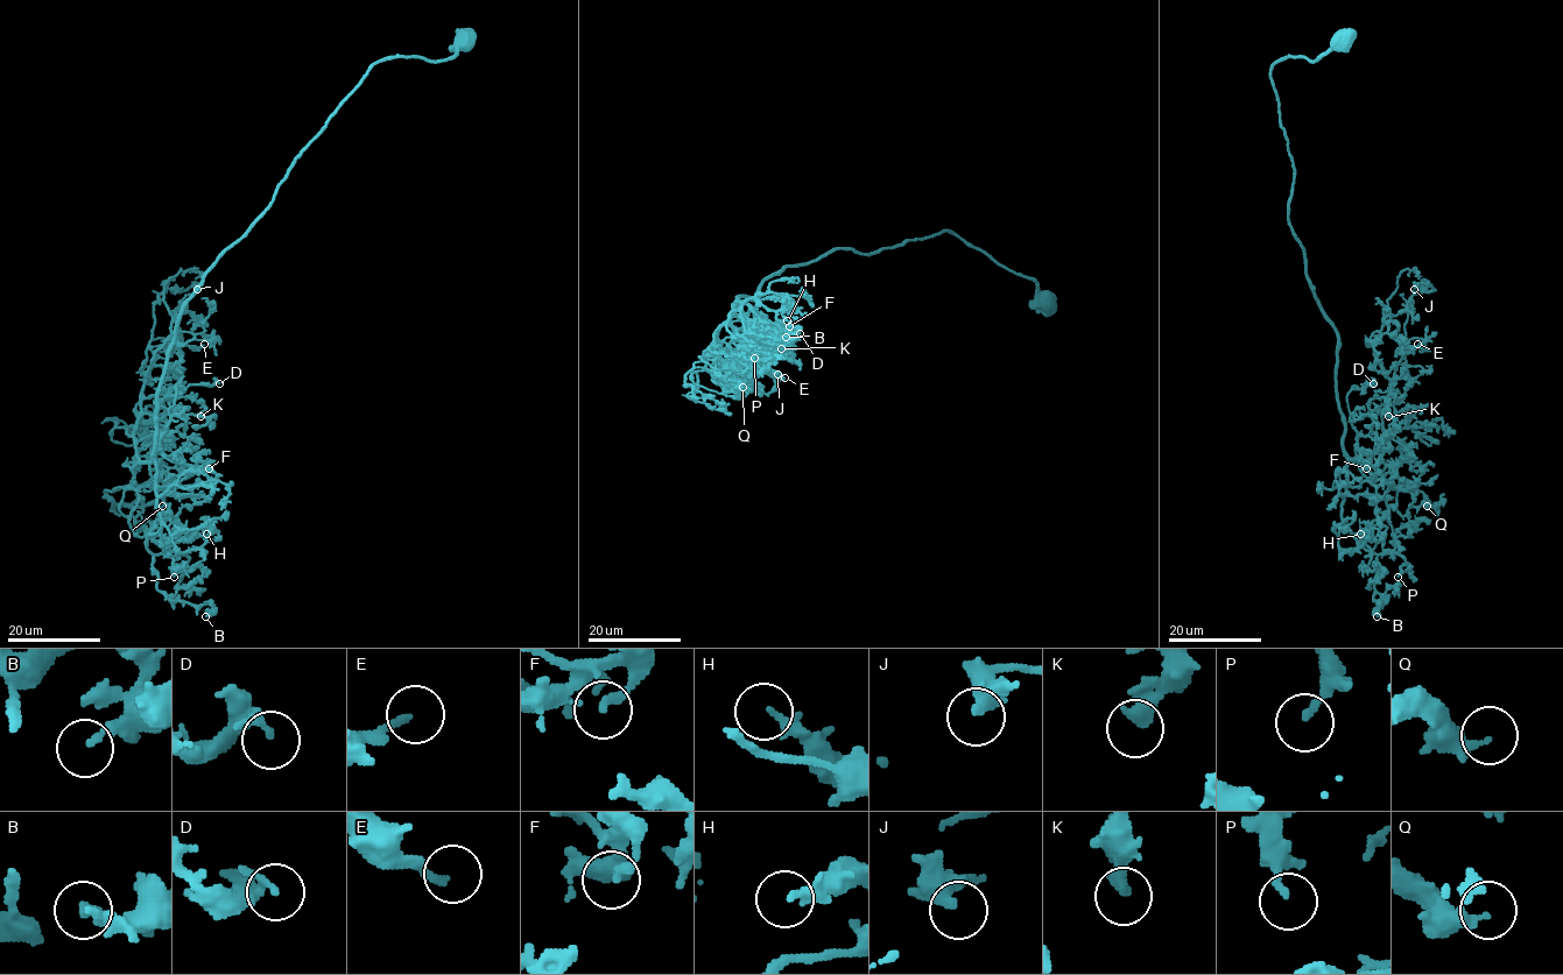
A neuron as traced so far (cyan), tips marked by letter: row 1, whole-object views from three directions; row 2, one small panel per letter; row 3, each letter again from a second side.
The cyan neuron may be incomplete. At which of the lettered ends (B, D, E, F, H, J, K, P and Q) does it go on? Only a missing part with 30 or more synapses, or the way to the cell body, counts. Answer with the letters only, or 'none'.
none

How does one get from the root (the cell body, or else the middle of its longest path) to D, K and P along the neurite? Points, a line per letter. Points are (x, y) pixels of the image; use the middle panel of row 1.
D: (1044, 301), (943, 231), (833, 248), (737, 299), (736, 316), (755, 306), (800, 333)
K: (1044, 301), (949, 231), (870, 254), (833, 248), (740, 296), (716, 333), (781, 348)
P: (1044, 301), (1032, 278), (949, 231), (870, 254), (833, 248), (737, 299), (726, 327), (768, 365), (754, 358)

